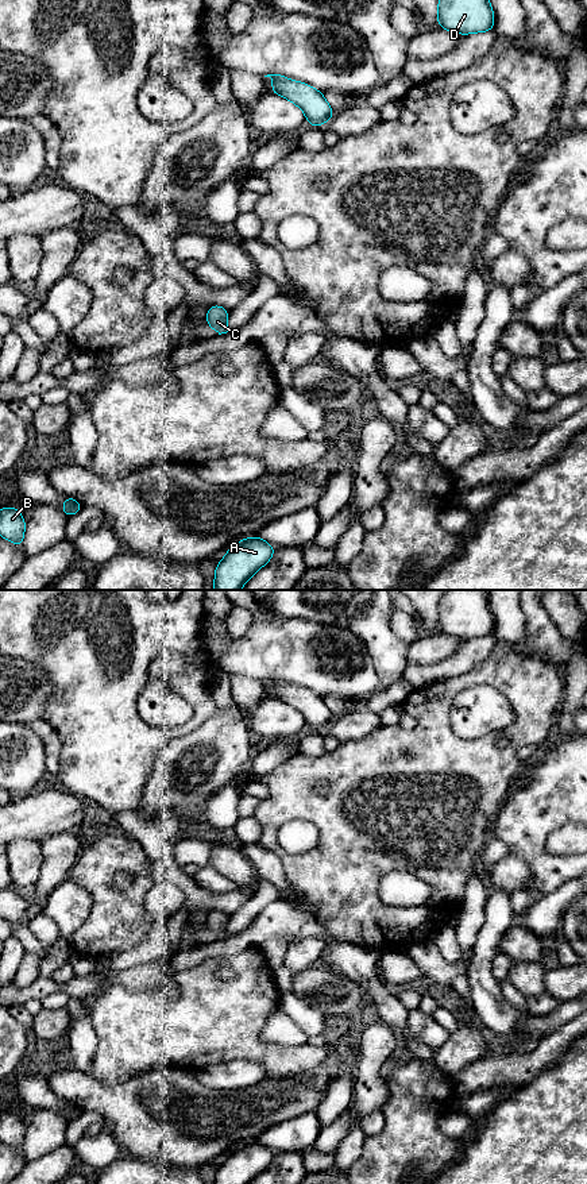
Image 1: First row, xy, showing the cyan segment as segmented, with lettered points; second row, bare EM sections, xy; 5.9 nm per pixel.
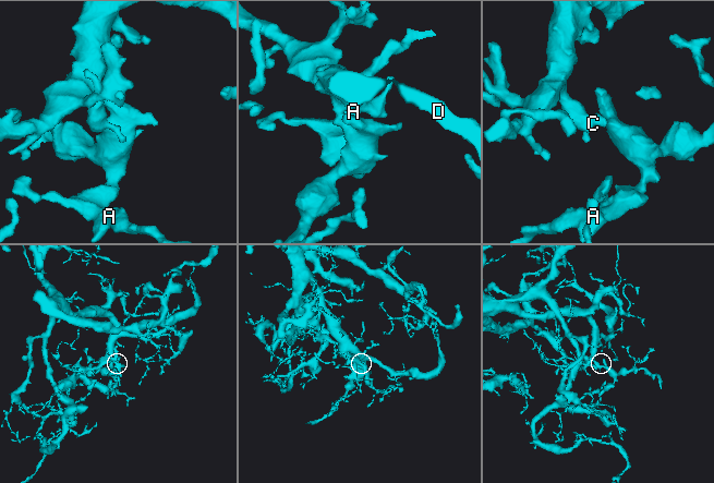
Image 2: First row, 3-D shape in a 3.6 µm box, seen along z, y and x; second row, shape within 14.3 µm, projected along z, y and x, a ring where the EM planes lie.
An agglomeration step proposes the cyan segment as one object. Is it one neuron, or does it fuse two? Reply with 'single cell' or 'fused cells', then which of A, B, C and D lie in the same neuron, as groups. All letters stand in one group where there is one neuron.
single cell; A B C D

